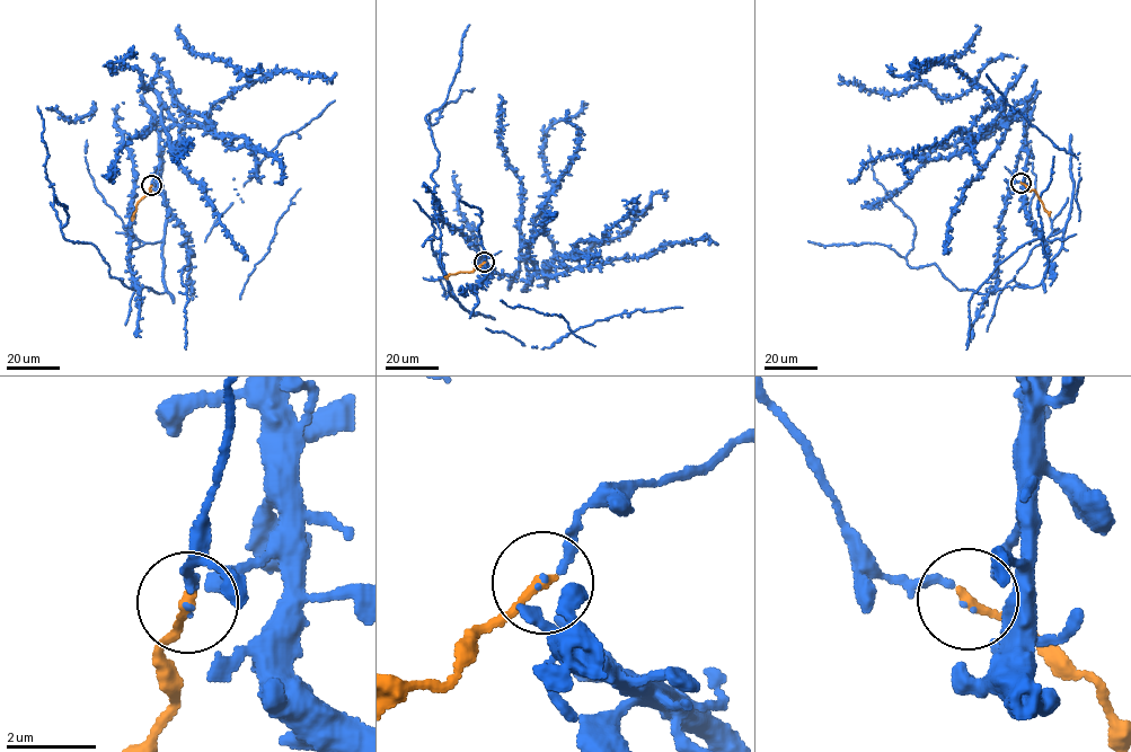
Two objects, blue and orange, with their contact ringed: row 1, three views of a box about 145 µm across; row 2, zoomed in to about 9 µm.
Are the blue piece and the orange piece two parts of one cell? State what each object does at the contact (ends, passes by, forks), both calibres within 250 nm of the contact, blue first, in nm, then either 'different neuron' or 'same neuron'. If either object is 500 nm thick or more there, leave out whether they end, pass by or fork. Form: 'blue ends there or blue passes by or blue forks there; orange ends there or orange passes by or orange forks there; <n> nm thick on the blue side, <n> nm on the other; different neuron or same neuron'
blue passes by; orange ends there; 60 nm thick on the blue side, 240 nm on the other; same neuron

